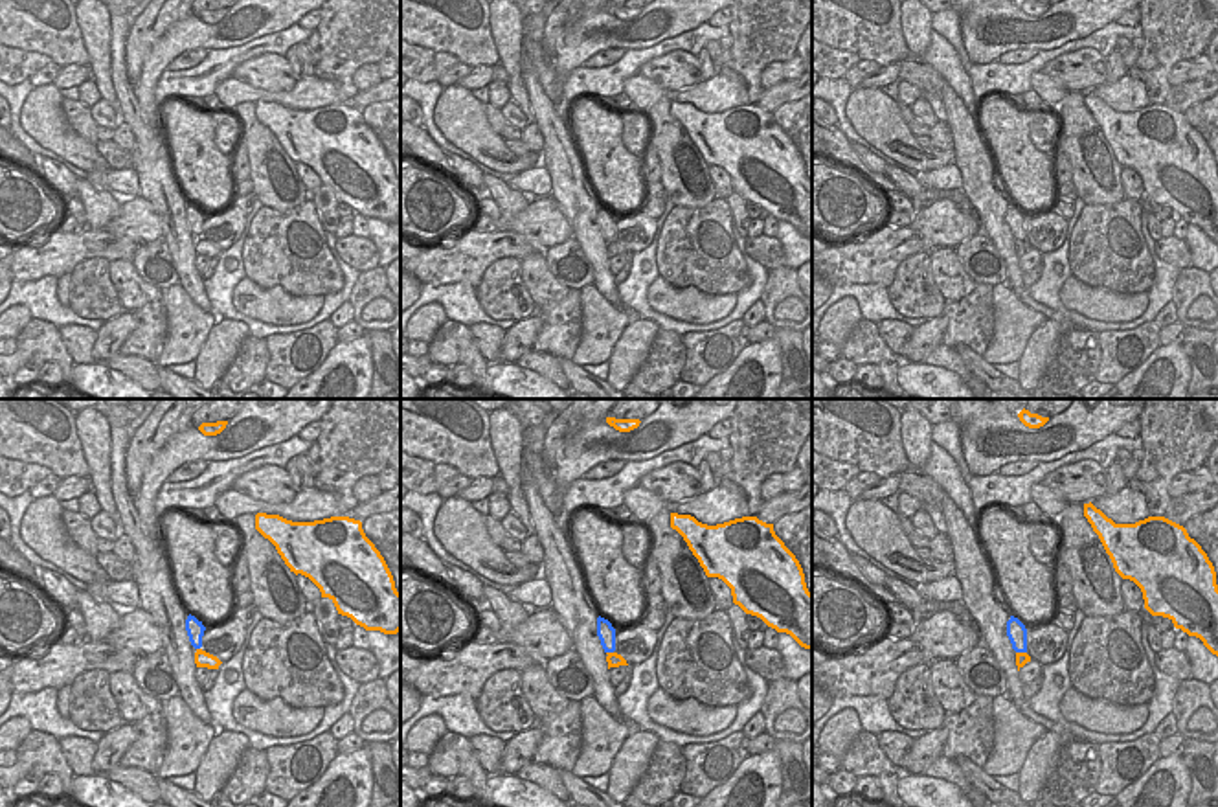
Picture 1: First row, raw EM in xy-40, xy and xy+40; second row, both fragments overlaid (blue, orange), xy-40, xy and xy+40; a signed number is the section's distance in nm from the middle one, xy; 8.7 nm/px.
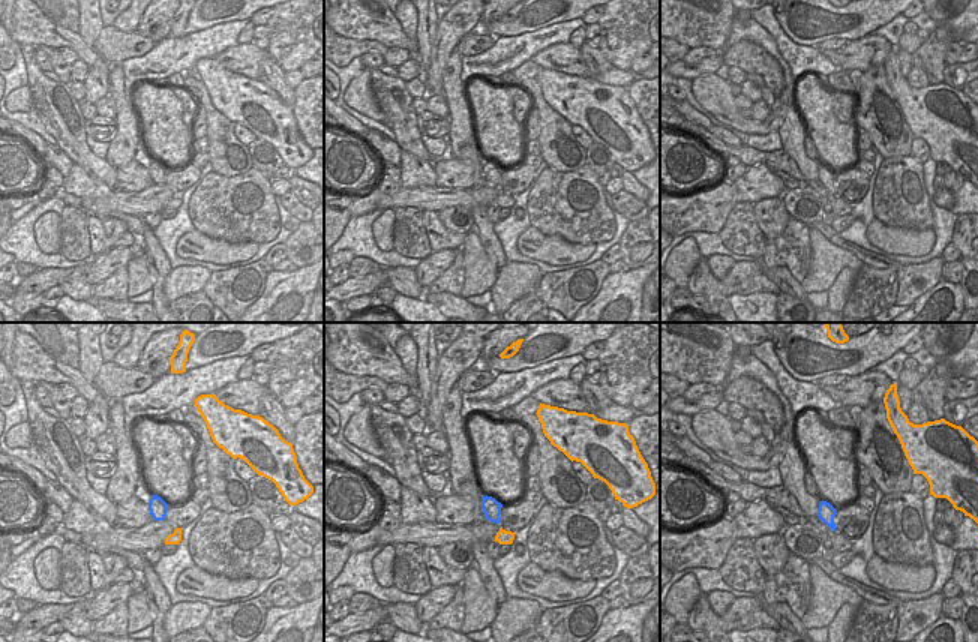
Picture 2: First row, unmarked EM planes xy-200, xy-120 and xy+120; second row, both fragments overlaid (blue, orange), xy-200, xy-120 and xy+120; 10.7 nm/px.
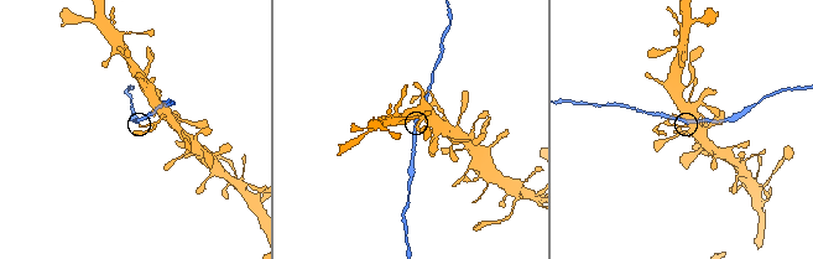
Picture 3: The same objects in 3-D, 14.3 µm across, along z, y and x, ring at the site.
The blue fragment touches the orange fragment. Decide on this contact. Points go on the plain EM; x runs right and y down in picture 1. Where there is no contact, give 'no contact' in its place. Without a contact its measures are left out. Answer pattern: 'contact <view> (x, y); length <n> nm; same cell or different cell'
contact xy (610, 239); length 70 nm; different cell

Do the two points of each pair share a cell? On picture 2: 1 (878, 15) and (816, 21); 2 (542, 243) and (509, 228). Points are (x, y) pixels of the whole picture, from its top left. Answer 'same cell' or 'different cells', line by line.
1: same cell
2: different cells

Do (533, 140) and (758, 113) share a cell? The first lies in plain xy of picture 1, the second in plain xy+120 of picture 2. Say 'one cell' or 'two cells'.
one cell

